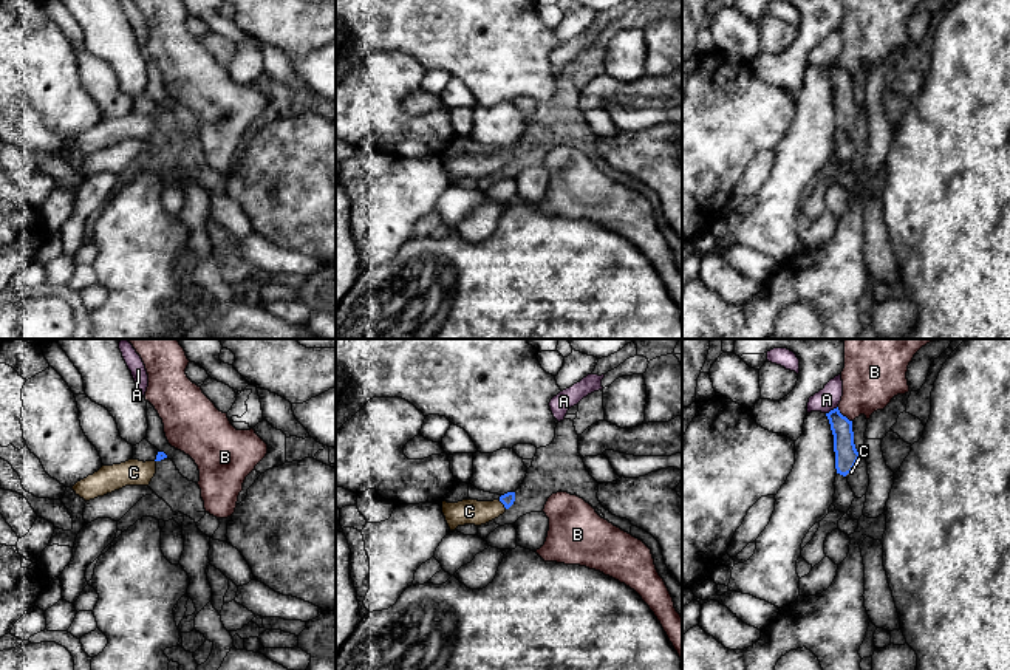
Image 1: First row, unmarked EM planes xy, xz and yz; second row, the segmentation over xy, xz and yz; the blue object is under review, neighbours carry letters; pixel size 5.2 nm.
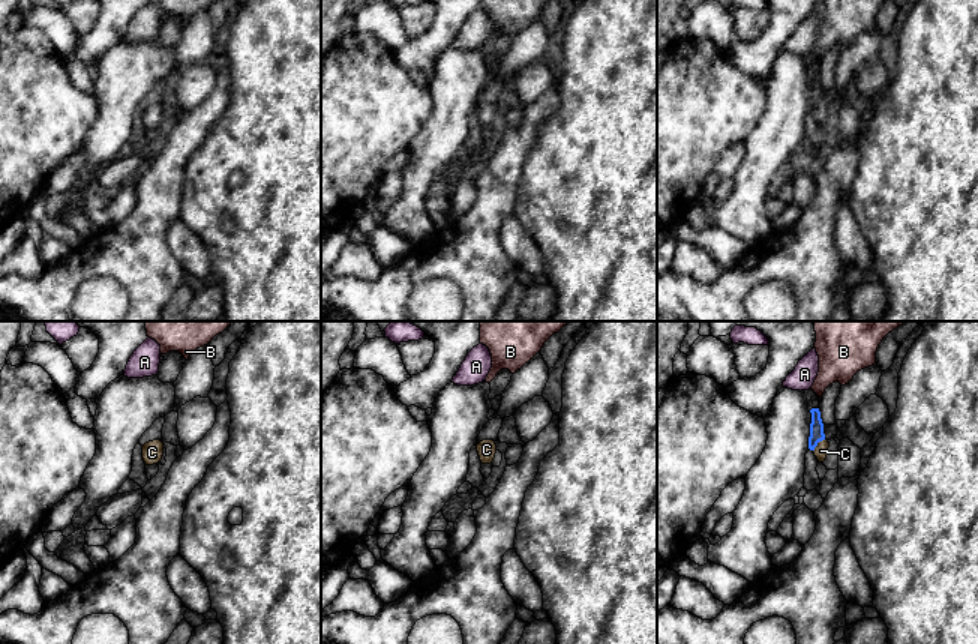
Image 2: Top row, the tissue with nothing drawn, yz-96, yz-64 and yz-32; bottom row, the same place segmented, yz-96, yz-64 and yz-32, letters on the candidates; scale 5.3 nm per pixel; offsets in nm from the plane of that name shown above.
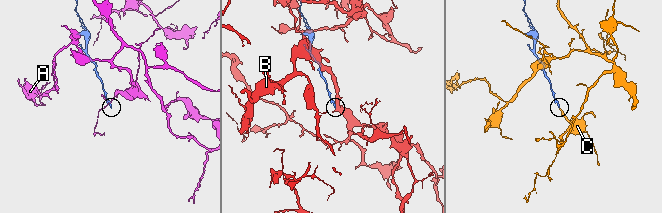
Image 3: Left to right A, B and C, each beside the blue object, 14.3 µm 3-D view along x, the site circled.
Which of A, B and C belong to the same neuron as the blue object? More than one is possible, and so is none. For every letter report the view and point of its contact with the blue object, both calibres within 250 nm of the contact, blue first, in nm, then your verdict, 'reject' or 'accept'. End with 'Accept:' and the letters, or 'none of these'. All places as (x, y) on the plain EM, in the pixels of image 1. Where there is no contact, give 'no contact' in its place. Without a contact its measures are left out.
A: meets blue in yz at (831, 64); 120 nm thick on the blue side, 120 nm on the other; reject
B: meets blue in yz at (842, 68); 120 nm thick on the blue side, 300 nm on the other; reject
C: meets blue in xz at (501, 155); 70 nm thick on the blue side, 130 nm on the other; accept
Accept: C

